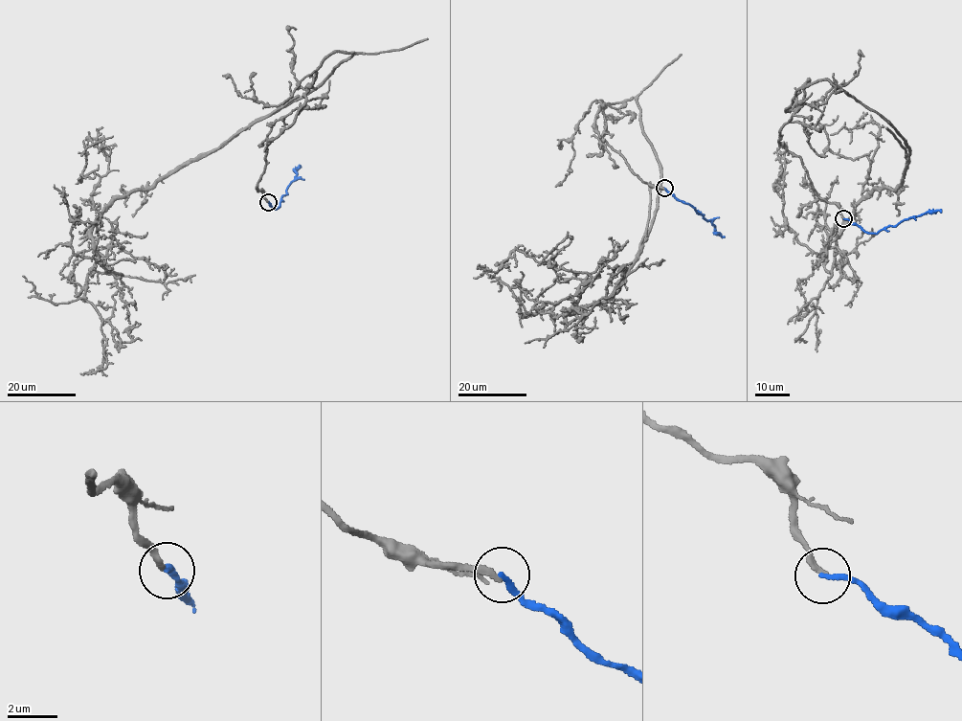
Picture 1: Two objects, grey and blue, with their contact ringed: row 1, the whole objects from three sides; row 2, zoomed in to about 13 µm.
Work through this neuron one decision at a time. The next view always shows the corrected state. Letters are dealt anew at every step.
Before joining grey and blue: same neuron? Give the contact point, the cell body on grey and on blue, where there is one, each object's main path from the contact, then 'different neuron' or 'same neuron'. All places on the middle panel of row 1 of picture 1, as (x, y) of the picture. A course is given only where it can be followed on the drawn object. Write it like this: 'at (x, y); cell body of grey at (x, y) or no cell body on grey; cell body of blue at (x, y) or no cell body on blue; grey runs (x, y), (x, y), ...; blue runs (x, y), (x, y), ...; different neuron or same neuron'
at (664, 188); no cell body on grey; no cell body on blue; grey runs (664, 189), (600, 101), (636, 99), (659, 168), (615, 290), (565, 315), (586, 273), (477, 268); blue runs (664, 188), (694, 208), (725, 237); same neuron

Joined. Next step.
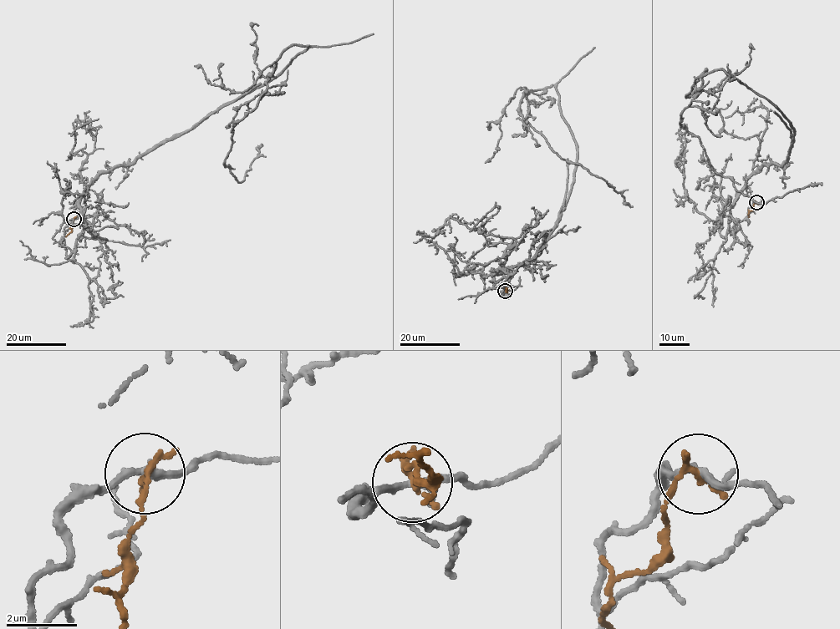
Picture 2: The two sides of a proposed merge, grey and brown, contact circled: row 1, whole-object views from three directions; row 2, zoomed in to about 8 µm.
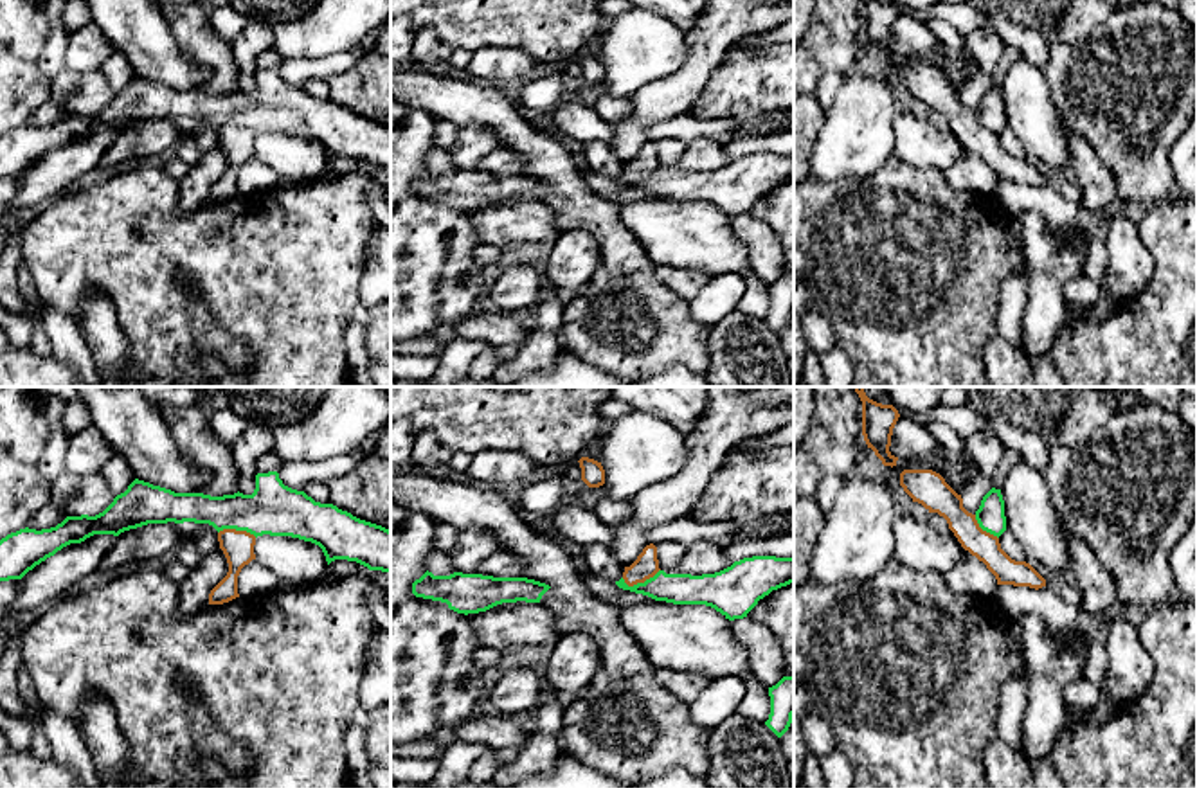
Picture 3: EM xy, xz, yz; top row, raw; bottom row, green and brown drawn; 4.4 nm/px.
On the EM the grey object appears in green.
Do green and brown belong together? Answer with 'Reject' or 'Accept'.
Reject

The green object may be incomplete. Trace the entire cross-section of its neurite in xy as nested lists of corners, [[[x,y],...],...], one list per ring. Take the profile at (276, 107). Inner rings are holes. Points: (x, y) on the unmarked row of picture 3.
[[[277,68],[257,70],[252,92],[211,94],[175,90],[135,76],[99,112],[67,113],[50,126],[20,126],[0,137],[0,178],[22,176],[29,167],[70,140],[94,131],[119,133],[148,121],[209,121],[263,133],[292,133],[319,142],[328,162],[356,158],[391,169],[391,128],[360,117],[333,101],[320,101],[283,81]]]

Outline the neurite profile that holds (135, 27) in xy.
[[[85,0],[112,47],[122,52],[135,76],[171,86],[196,90],[207,77],[178,47],[173,31],[153,0]]]

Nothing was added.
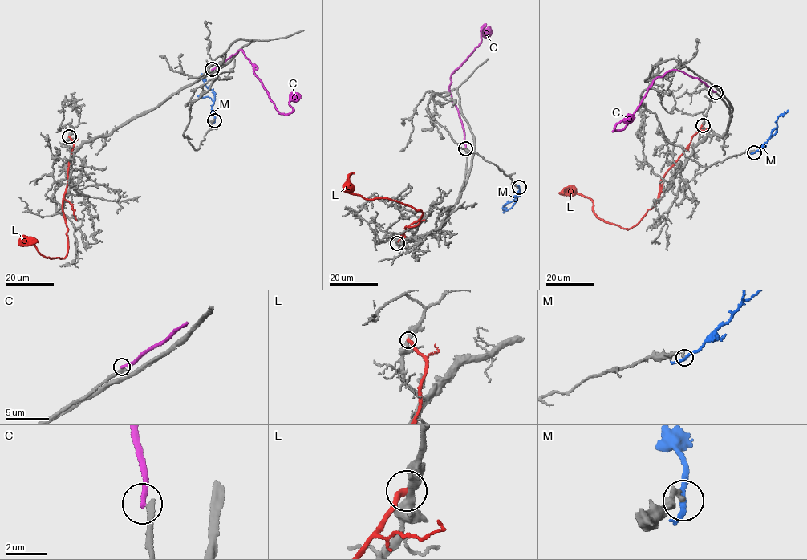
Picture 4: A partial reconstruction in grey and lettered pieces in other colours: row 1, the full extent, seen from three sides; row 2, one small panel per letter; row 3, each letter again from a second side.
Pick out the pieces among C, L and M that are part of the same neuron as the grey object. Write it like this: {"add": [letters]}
{"add": []}

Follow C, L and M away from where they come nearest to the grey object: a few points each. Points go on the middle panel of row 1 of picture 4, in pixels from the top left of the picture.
C: (465, 148), (464, 131), (450, 90), (451, 76), (480, 42), (484, 25), (482, 31), (489, 34)
L: (396, 243), (406, 226), (418, 225), (421, 210), (387, 199), (354, 195), (349, 182), (354, 173)
M: (519, 187), (517, 196), (514, 196), (513, 200), (504, 204), (504, 213)

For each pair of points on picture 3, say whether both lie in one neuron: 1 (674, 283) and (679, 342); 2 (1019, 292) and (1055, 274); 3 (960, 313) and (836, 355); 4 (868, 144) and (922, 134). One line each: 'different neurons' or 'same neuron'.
1: different neurons
2: different neurons
3: different neurons
4: different neurons

